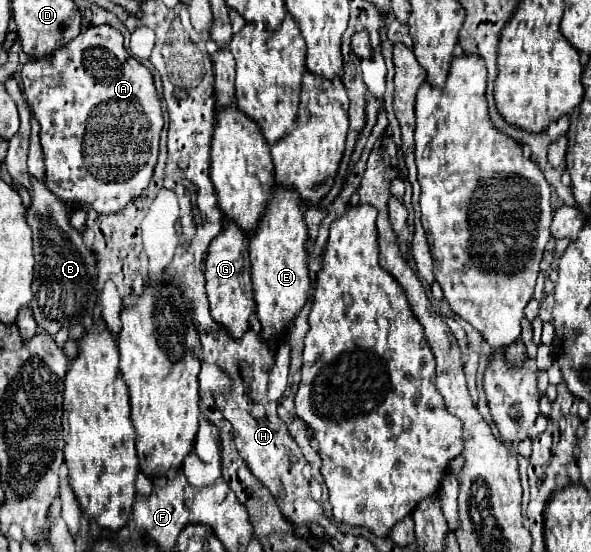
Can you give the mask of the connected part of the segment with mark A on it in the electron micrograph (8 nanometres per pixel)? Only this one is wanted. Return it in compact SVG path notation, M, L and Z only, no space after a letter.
M91 25L85 31L81 31L81 35L75 37L75 41L59 47L59 51L51 53L49 57L43 59L29 59L27 63L23 63L21 67L21 79L23 79L23 95L27 99L27 103L31 105L41 131L39 131L39 139L41 139L41 147L43 147L43 163L45 163L45 185L51 193L55 193L63 203L73 203L79 207L87 207L93 209L99 215L113 215L119 213L131 199L139 197L143 193L143 189L149 185L155 163L157 163L157 153L159 153L159 133L163 129L163 115L161 115L161 103L153 85L153 75L147 71L147 67L143 67L139 61L135 61L123 45L123 35L107 25Z

